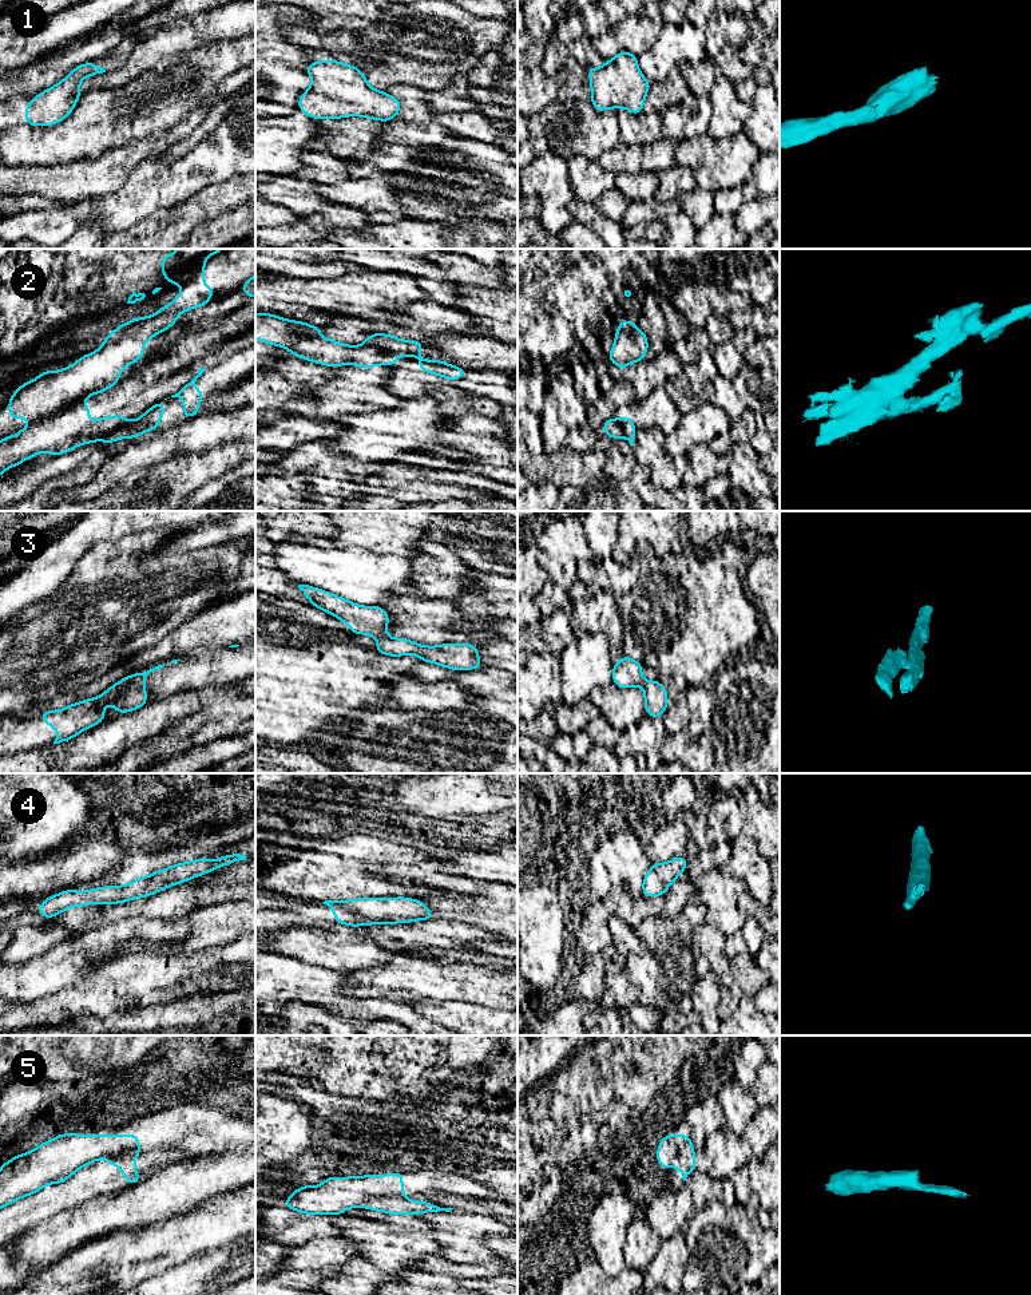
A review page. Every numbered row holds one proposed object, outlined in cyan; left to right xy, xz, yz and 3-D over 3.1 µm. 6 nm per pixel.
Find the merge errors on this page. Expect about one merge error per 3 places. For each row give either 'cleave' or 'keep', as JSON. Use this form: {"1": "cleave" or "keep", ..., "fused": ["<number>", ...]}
{"1": "keep", "2": "cleave", "3": "cleave", "4": "keep", "5": "cleave", "fused": ["2", "3", "5"]}

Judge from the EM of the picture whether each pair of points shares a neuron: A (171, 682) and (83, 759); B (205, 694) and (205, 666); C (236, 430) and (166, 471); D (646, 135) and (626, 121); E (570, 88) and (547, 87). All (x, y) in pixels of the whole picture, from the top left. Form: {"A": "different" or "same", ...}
{"A": "different", "B": "different", "C": "different", "D": "same", "E": "different"}

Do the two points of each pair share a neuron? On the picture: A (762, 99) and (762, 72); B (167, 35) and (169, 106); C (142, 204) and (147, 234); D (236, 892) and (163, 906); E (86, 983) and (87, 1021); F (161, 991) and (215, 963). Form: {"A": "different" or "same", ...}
{"A": "different", "B": "different", "C": "different", "D": "same", "E": "different", "F": "same"}

